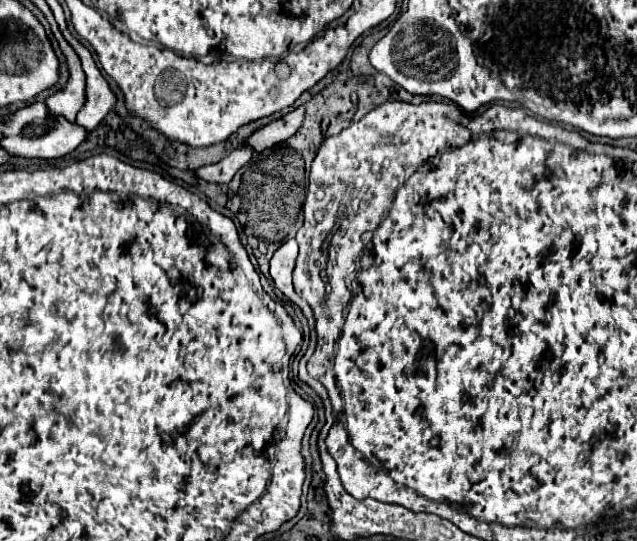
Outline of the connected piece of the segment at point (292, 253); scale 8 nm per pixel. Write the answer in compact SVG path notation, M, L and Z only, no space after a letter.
M288 239L280 245L280 249L270 259L270 277L274 279L276 289L280 289L294 305L298 305L300 297L292 287L292 269L298 255L298 243L296 239Z

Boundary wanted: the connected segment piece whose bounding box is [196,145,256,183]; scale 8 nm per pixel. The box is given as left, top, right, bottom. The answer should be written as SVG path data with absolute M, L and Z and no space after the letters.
M240 145L236 151L232 151L228 157L224 157L222 161L214 163L214 165L206 165L200 167L196 171L196 175L204 181L210 183L230 183L230 179L234 177L234 173L244 167L246 163L250 163L250 159L256 155L256 151L250 145Z

